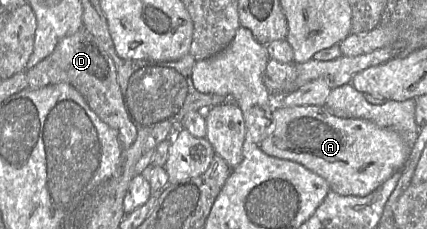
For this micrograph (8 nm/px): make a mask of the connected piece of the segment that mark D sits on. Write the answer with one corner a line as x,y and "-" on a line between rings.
84,27
62,38
48,57
25,72
30,89
58,83
72,85
85,98
99,119
117,132
123,149
129,148
134,143
137,130
124,107
115,63
103,48
103,44

